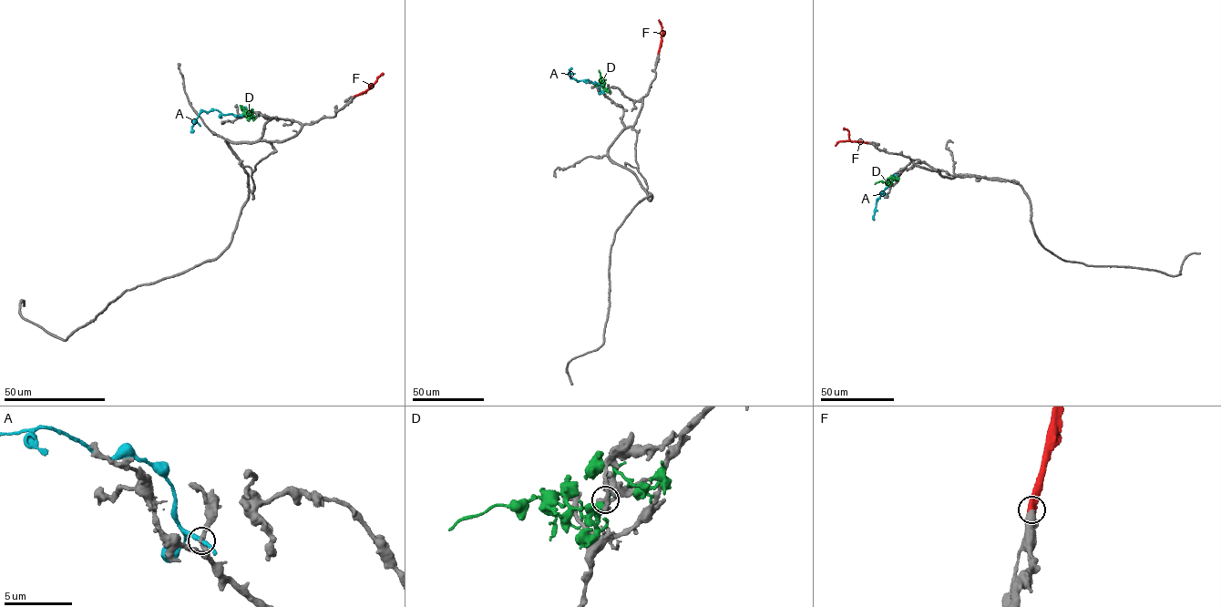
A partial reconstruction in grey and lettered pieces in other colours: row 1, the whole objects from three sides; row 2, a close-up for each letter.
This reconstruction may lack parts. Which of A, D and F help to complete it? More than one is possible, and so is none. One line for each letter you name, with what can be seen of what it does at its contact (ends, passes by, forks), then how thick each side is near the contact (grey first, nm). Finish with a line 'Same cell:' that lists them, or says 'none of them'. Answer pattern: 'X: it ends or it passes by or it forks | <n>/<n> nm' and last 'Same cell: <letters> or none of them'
F: it ends | 550/600 nm
Same cell: F

